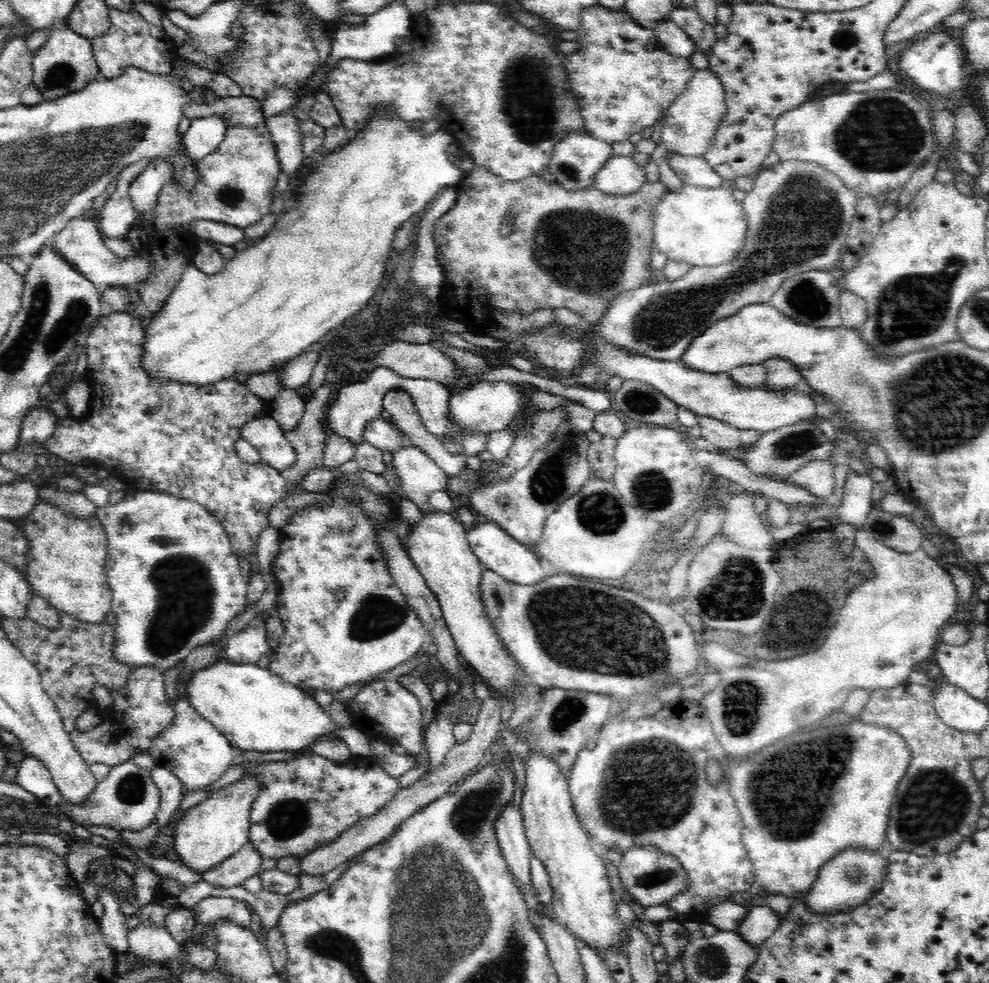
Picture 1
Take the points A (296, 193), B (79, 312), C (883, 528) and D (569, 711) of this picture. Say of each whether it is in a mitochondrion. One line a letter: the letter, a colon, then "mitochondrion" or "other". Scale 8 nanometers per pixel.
A: other
B: mitochondrion
C: mitochondrion
D: mitochondrion

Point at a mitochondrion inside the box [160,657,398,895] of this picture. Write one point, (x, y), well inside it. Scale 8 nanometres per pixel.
(291, 816)

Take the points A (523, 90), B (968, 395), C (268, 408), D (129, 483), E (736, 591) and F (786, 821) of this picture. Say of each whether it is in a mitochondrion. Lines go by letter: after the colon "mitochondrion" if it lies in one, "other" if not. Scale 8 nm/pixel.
A: mitochondrion
B: mitochondrion
C: other
D: other
E: mitochondrion
F: mitochondrion

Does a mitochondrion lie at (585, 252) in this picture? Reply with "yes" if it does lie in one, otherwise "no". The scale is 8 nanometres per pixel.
yes

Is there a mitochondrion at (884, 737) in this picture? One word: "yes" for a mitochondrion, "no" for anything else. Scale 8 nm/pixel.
no

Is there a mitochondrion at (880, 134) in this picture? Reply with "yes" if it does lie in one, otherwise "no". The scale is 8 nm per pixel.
yes

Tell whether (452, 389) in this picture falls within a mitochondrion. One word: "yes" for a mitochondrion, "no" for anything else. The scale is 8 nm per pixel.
no

